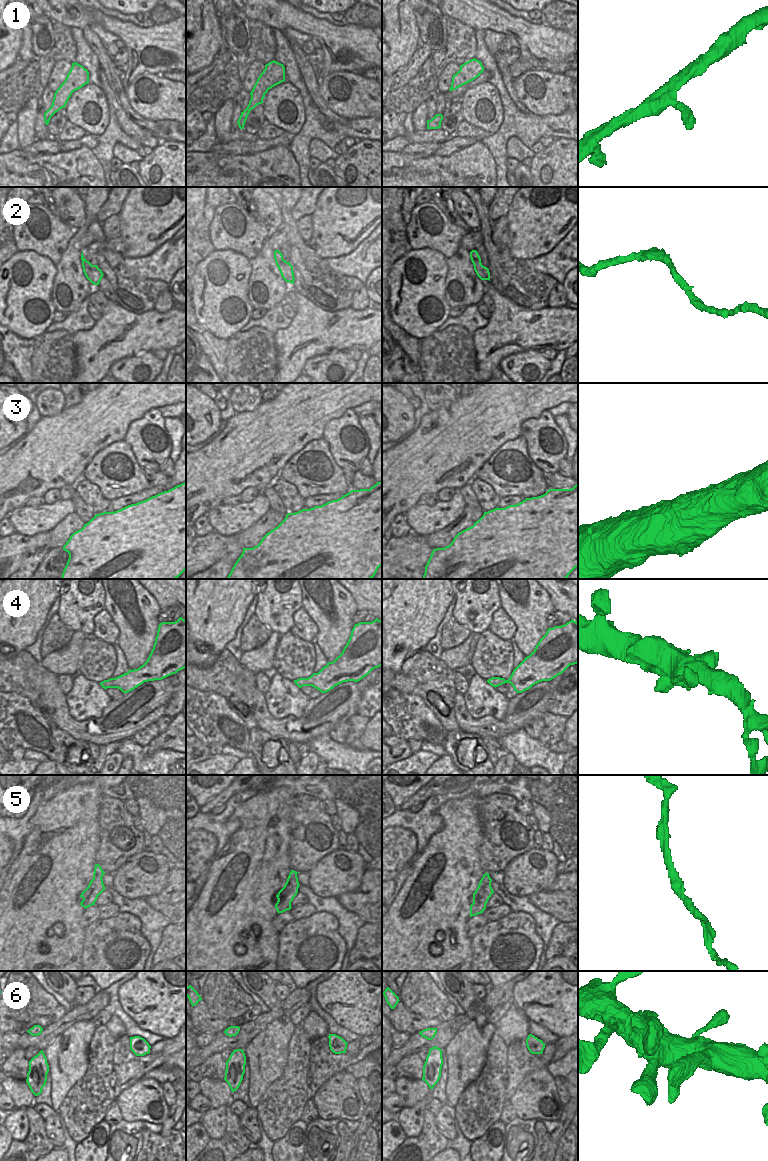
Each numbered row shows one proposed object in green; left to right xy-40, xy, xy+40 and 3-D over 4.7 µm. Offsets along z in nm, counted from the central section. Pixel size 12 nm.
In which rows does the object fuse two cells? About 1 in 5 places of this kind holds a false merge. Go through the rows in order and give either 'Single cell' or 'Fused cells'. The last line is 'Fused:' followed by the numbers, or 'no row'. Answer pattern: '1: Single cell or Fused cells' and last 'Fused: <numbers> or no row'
1: Single cell
2: Single cell
3: Fused cells
4: Single cell
5: Single cell
6: Single cell
Fused: 3

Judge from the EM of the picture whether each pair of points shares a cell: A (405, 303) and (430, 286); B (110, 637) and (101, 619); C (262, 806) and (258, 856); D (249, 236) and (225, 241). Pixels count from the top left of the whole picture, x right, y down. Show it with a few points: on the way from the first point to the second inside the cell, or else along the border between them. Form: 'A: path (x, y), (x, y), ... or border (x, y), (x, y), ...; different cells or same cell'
A: path (411, 301), (424, 288); same cell
B: path (109, 633), (103, 623); same cell
C: path (262, 818), (261, 844); same cell
D: path (243, 236), (238, 239), (231, 239); same cell

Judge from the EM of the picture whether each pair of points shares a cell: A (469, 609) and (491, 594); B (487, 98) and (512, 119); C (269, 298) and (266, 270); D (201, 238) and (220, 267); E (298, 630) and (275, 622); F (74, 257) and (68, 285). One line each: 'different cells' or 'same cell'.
A: same cell
B: different cells
C: same cell
D: different cells
E: different cells
F: same cell

